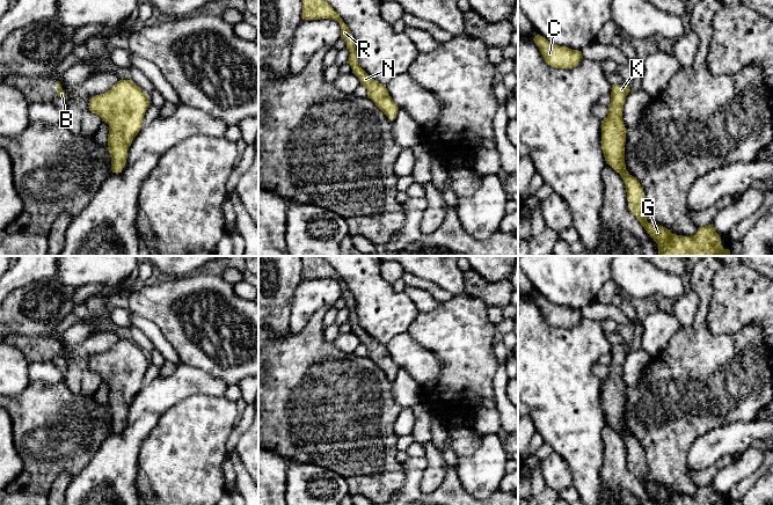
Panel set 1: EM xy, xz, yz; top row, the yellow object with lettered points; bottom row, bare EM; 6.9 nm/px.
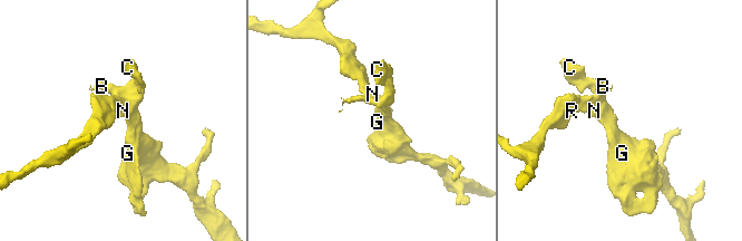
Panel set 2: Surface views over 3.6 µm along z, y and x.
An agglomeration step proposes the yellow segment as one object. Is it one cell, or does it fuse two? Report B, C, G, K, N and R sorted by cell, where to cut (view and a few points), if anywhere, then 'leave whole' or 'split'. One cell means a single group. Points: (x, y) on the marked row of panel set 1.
B C G K N R | no cut | leave whole

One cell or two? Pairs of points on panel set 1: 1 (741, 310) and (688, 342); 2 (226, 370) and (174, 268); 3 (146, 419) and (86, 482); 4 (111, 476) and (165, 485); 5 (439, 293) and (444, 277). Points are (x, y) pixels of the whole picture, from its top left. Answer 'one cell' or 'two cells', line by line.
1: two cells
2: two cells
3: one cell
4: two cells
5: two cells

